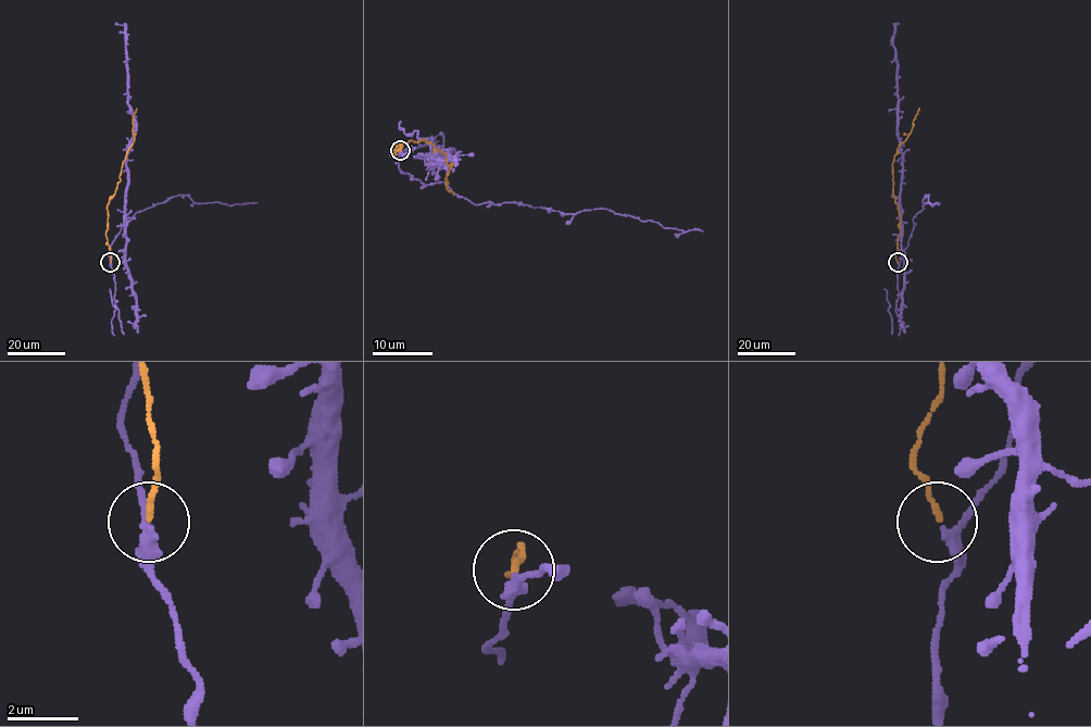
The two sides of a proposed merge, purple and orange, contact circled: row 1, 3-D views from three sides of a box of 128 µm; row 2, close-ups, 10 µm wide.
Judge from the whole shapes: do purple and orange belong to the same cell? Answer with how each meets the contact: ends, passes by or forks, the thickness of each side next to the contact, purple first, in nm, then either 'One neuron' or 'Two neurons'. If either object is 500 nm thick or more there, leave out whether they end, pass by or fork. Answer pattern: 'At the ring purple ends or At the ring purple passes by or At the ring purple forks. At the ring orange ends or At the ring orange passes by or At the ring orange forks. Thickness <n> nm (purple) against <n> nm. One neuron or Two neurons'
At the ring purple passes by. At the ring orange ends. Thickness 280 nm (purple) against 140 nm. One neuron

